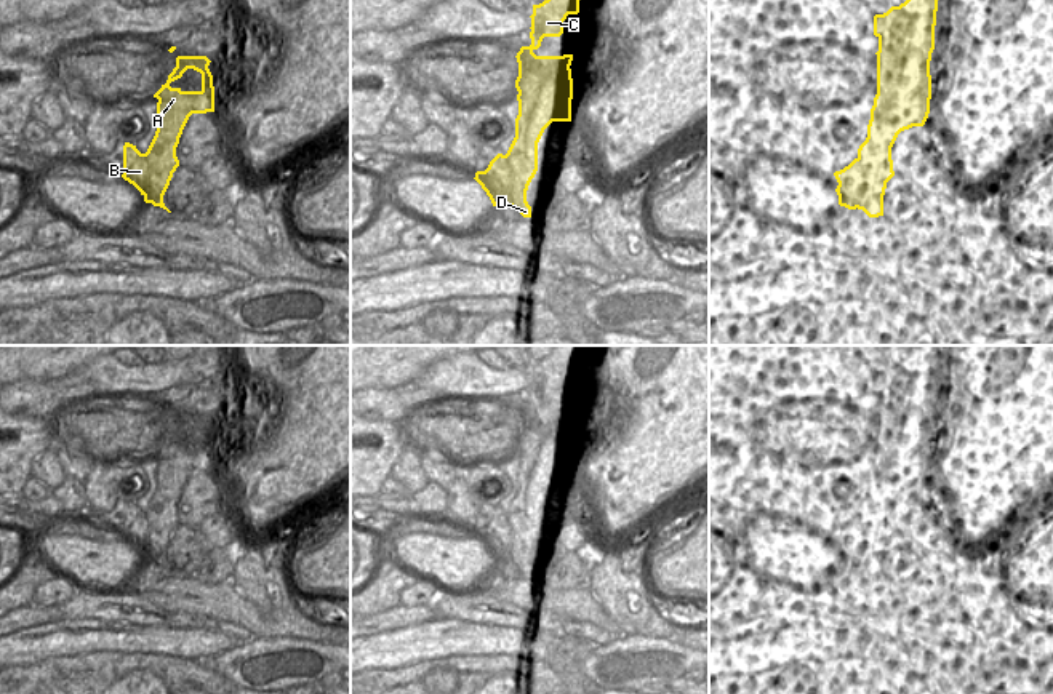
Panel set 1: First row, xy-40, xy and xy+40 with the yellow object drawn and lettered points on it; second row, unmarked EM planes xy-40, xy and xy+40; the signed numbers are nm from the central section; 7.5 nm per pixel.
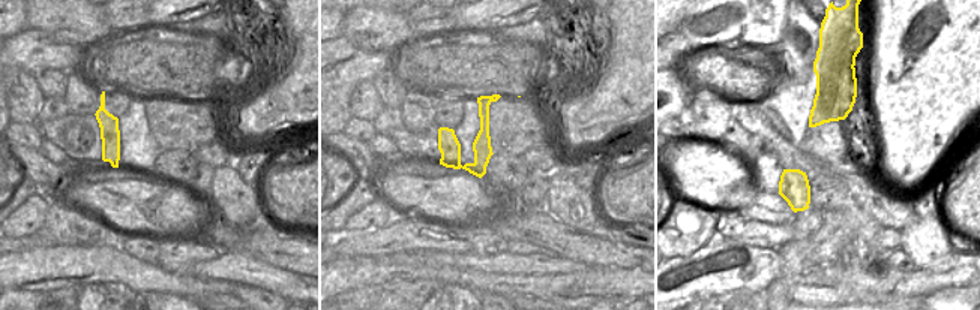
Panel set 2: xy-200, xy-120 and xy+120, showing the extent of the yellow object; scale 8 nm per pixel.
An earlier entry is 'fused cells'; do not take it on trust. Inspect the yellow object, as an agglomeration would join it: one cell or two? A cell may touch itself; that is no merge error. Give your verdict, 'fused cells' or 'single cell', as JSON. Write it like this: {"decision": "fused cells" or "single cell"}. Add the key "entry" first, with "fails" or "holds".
{"entry": "holds", "decision": "fused cells"}

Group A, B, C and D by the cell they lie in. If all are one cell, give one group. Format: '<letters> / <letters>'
A C D / B

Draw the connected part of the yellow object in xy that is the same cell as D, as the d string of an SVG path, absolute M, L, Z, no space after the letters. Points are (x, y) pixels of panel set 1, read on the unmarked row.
M554 345L554 352L539 363L533 363L531 403L517 411L518 473L515 496L506 512L512 531L512 545L496 566L512 564L523 576L531 576L526 548L538 529L538 501L552 480L571 480L573 413L536 414L544 395L560 395L568 373L579 371L583 345Z

